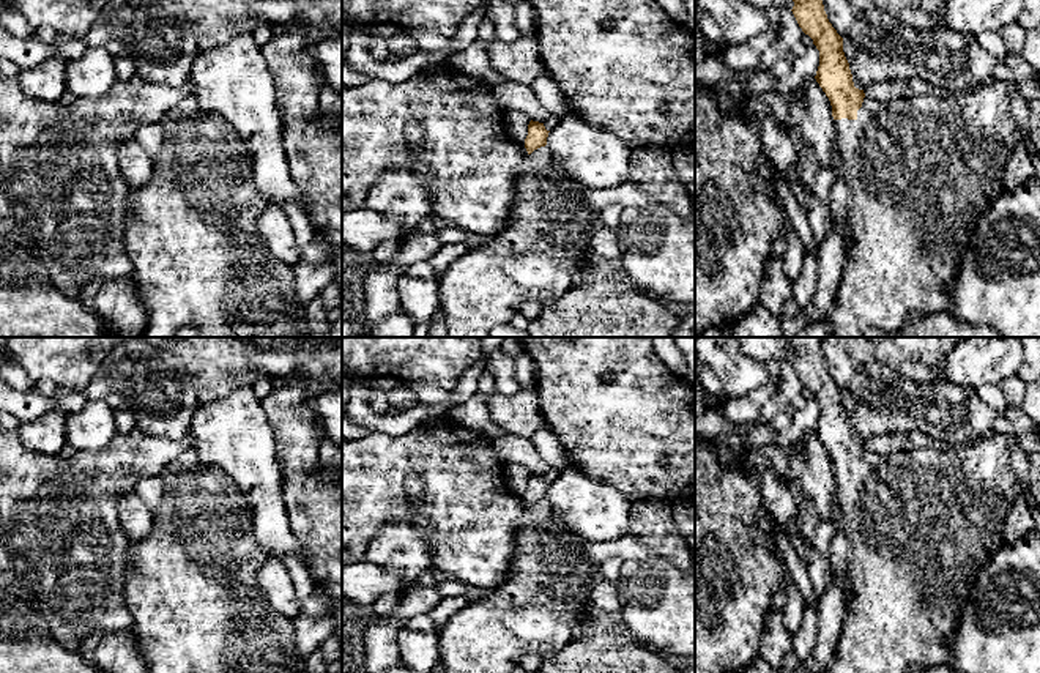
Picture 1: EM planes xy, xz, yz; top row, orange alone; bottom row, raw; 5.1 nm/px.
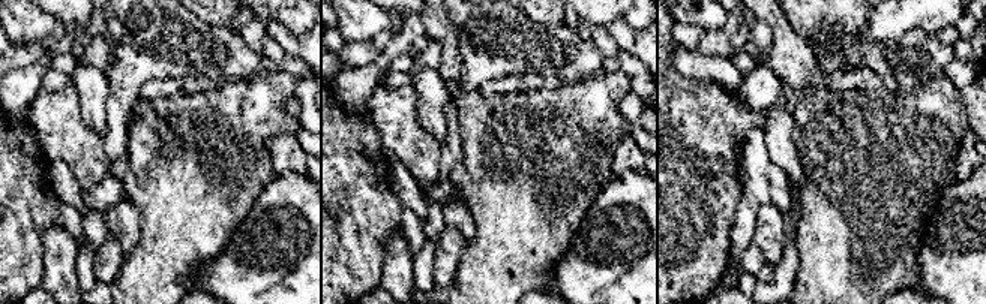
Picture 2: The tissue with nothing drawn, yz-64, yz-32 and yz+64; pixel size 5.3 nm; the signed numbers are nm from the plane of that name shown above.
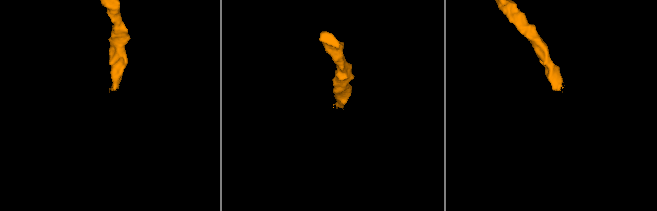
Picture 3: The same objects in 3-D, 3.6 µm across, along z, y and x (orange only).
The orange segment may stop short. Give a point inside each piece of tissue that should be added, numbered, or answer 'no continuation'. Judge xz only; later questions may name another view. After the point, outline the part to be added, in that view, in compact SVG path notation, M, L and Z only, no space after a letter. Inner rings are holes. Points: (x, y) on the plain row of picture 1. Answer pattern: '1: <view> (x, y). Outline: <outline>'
1: xz (546, 602). Outline: M520 496L523 515L517 525L517 552L506 582L484 599L457 610L438 630L444 673L511 673L525 654L556 656L588 634L596 610L591 588L599 575L583 556L583 541L553 515L548 498L531 508Z

